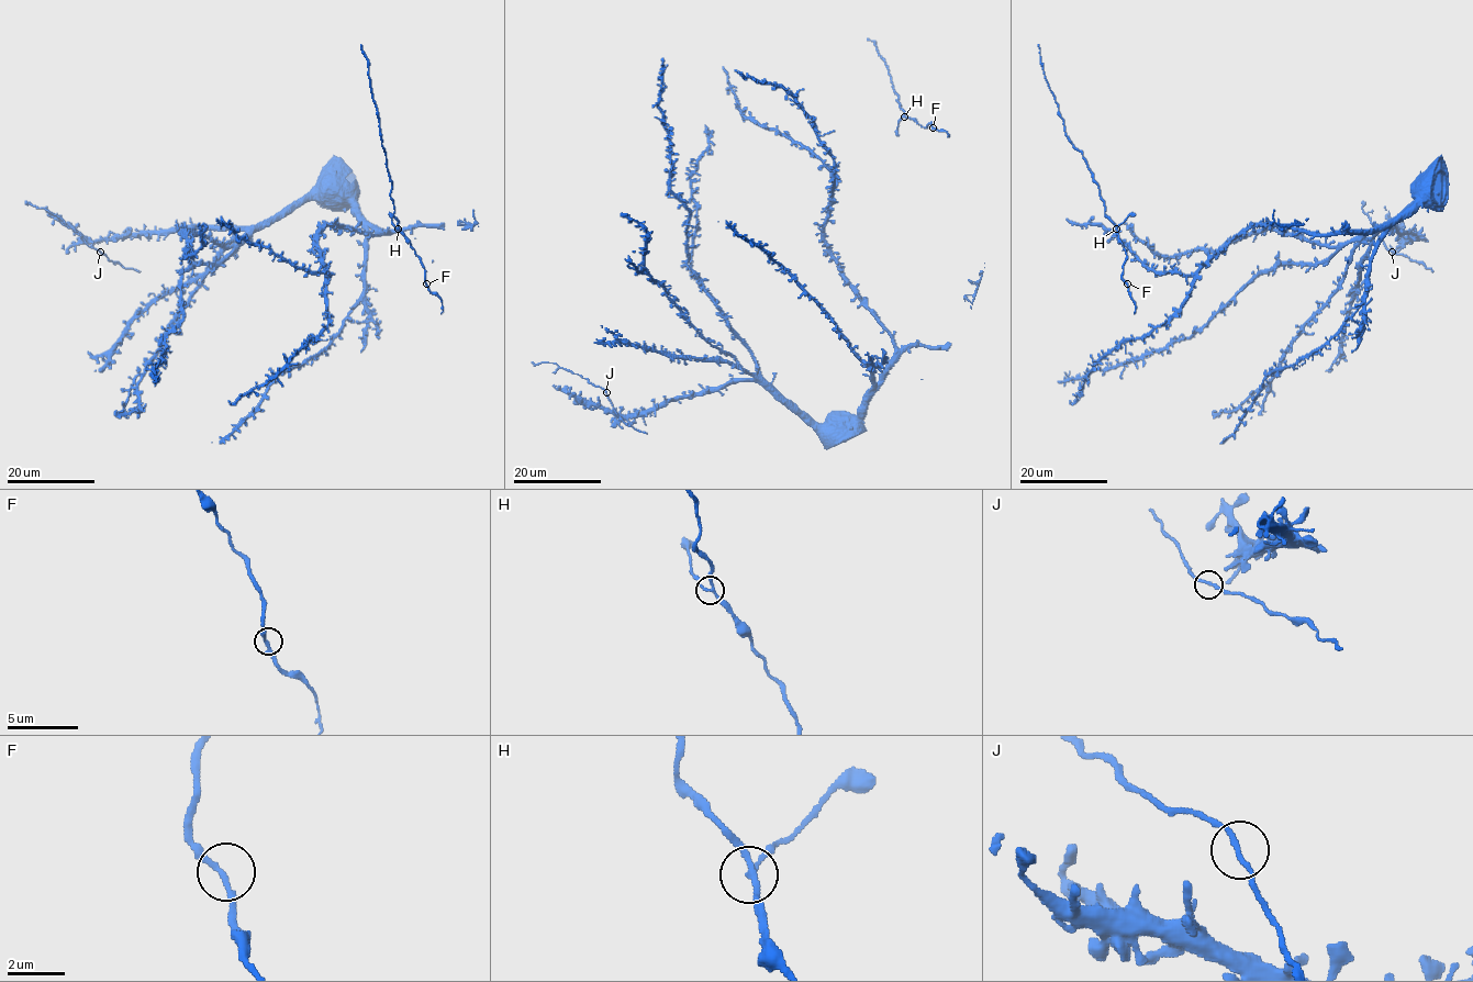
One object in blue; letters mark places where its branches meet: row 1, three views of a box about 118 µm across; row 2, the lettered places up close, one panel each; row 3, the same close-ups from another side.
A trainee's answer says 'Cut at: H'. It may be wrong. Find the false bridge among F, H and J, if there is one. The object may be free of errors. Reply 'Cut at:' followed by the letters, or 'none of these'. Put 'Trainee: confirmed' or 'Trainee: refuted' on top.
Trainee: confirmed
Cut at: H

